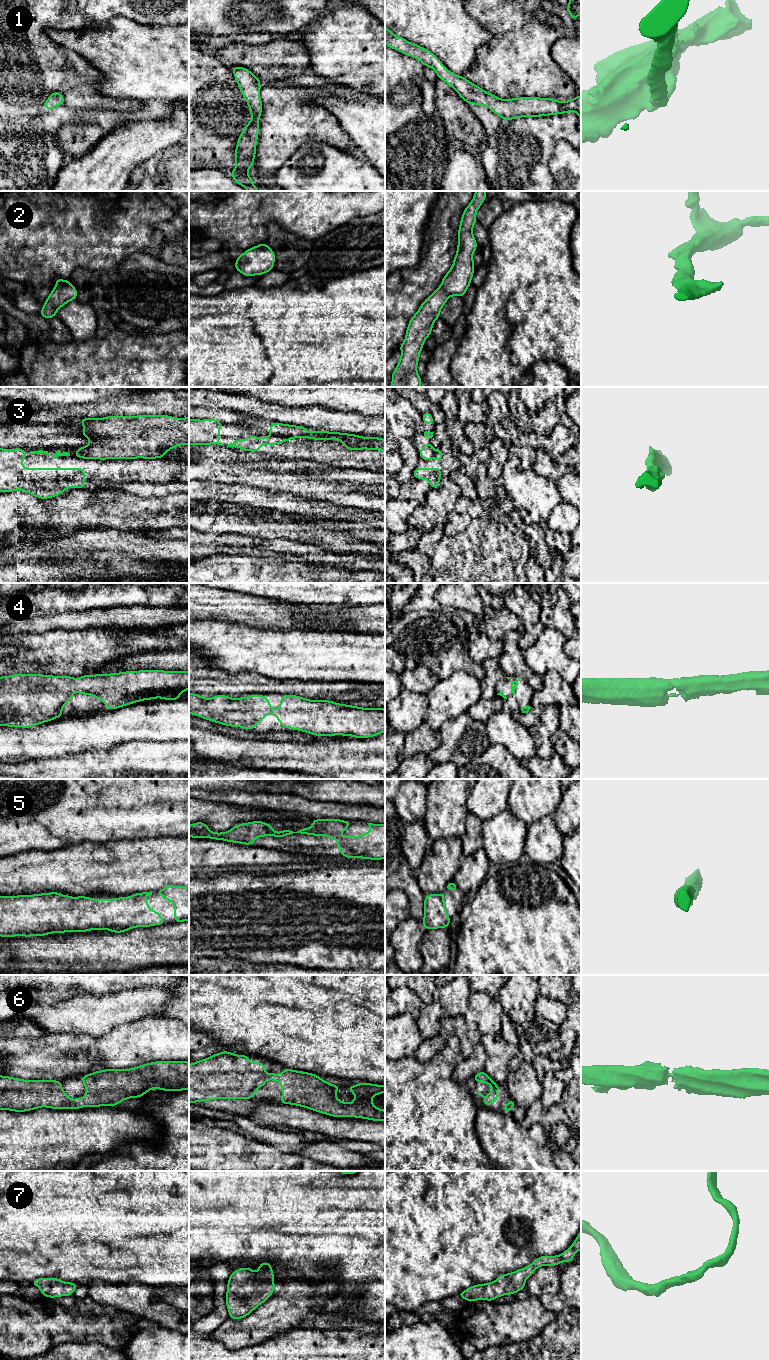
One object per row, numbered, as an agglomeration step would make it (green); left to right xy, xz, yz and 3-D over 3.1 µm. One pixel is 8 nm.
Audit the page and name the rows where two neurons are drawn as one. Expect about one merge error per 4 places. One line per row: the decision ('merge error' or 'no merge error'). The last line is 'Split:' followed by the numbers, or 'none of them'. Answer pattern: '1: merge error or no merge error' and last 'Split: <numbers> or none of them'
1: no merge error
2: no merge error
3: merge error
4: no merge error
5: no merge error
6: no merge error
7: no merge error
Split: 3

